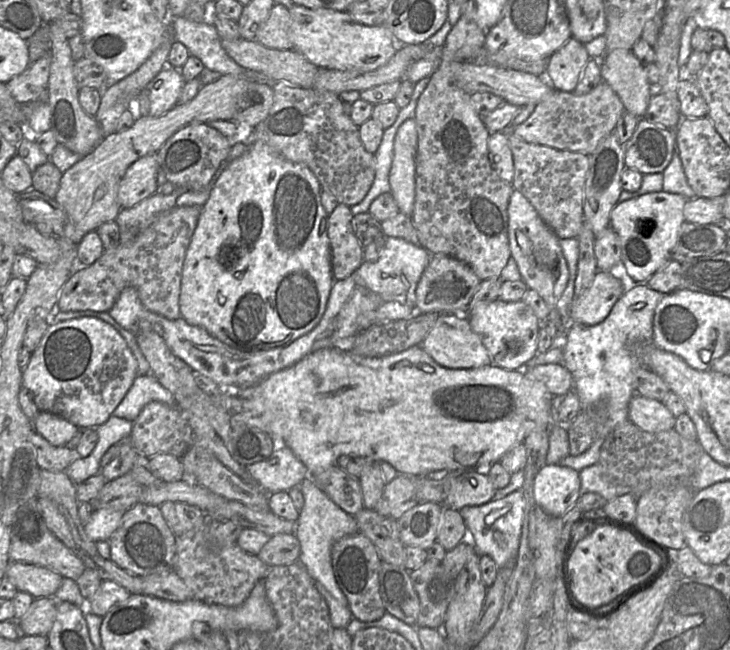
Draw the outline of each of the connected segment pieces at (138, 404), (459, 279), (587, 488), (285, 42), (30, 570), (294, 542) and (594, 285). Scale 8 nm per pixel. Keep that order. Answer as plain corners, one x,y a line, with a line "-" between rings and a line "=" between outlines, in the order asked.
154,374
136,376
130,389
112,415
134,422
144,406
152,401
177,407
171,392
158,381
=
431,254
430,261
417,283
416,313
464,315
480,282
471,267
464,262
445,254
=
597,462
579,471
580,494
595,492
610,501
620,495
631,493
629,487
619,486
608,481
601,465
=
274,4
267,20
257,30
255,40
268,48
293,50
289,39
290,24
288,9
281,4
=
10,561
6,576
18,591
27,592
34,599
53,597
63,580
59,573
47,567
18,561
=
280,533
272,536
257,556
267,565
289,565
300,555
300,543
295,534
=
598,271
589,288
573,298
569,311
571,322
587,326
601,323
623,293
620,278
608,271

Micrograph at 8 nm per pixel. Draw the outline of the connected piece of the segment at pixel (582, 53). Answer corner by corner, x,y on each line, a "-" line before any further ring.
570,38
547,60
546,74
556,90
572,92
590,56
583,43

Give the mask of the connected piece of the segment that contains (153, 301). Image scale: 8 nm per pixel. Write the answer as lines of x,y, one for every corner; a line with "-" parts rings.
174,206
162,212
132,243
120,243
114,249
104,250
91,265
78,265
58,295
60,311
108,312
122,290
134,287
143,306
161,316
179,318
179,297
184,259
197,226
202,206

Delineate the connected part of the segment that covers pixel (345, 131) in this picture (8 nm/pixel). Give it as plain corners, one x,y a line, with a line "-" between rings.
284,81
272,85
273,104
267,117
254,127
255,140
260,140
285,159
303,163
314,173
321,188
327,190
338,204
352,207
363,200
374,180
374,155
361,142
358,126
345,114
343,101
332,92
302,88

